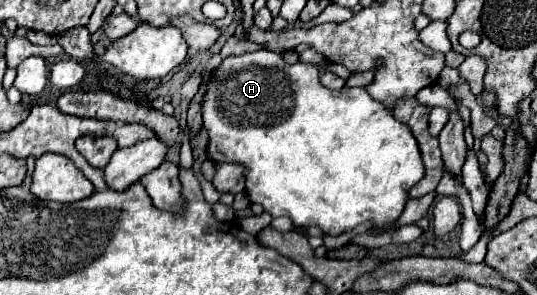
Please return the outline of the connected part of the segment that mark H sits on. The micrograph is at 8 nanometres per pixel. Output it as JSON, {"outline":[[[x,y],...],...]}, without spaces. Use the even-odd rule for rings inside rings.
{"outline":[[[262,49],[262,51],[254,51],[254,53],[244,53],[244,55],[238,55],[238,57],[226,57],[214,71],[210,83],[208,83],[208,93],[204,97],[204,103],[202,103],[202,119],[204,119],[204,125],[210,133],[210,143],[208,143],[208,157],[216,163],[222,163],[222,161],[234,161],[234,163],[242,163],[246,165],[246,195],[252,203],[260,203],[264,207],[264,211],[268,211],[272,217],[290,217],[294,227],[312,227],[312,225],[318,225],[326,235],[344,235],[344,233],[350,233],[352,229],[356,229],[358,225],[370,221],[374,229],[382,231],[382,233],[392,233],[396,231],[396,221],[398,217],[402,215],[402,209],[406,205],[406,201],[410,199],[410,189],[422,179],[424,175],[424,163],[422,163],[422,157],[420,157],[420,149],[418,149],[418,143],[412,135],[412,131],[400,123],[398,119],[394,119],[394,115],[390,111],[386,111],[386,107],[382,103],[378,103],[376,99],[372,99],[368,95],[368,91],[364,87],[358,87],[358,89],[350,89],[350,87],[344,87],[340,89],[338,93],[336,91],[330,91],[326,89],[322,83],[320,83],[320,77],[318,77],[318,69],[312,65],[306,65],[306,63],[298,63],[292,67],[292,77],[288,73],[288,65],[286,61],[282,59],[280,53],[276,51],[270,51],[270,49]],[[296,69],[300,69],[300,77],[304,79],[304,71],[306,71],[306,77],[308,81],[296,81],[292,77],[296,77]]]}

